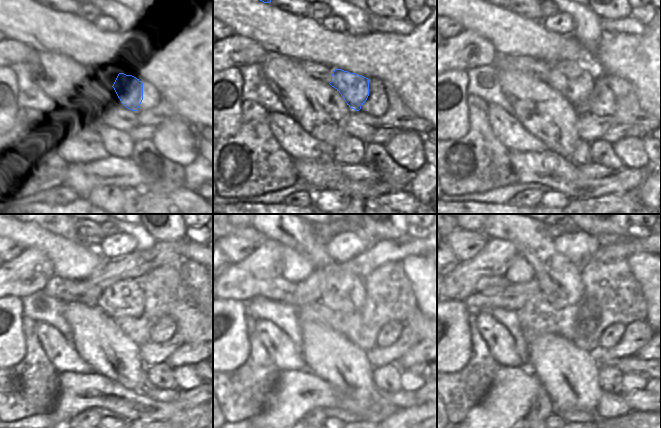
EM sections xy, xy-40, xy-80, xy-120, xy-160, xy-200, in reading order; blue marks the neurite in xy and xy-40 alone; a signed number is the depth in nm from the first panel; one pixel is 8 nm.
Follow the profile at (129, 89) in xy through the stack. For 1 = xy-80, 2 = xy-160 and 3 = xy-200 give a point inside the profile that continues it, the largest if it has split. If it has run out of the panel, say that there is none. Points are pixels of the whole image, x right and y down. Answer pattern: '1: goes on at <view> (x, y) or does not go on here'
1: goes on at xy-80 (574, 80)
2: goes on at xy-160 (345, 292)
3: goes on at xy-200 (528, 235)

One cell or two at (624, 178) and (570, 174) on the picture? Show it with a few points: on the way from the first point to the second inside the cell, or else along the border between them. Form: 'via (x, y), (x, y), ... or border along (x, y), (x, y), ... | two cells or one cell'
via (611, 184), (583, 184) | one cell

